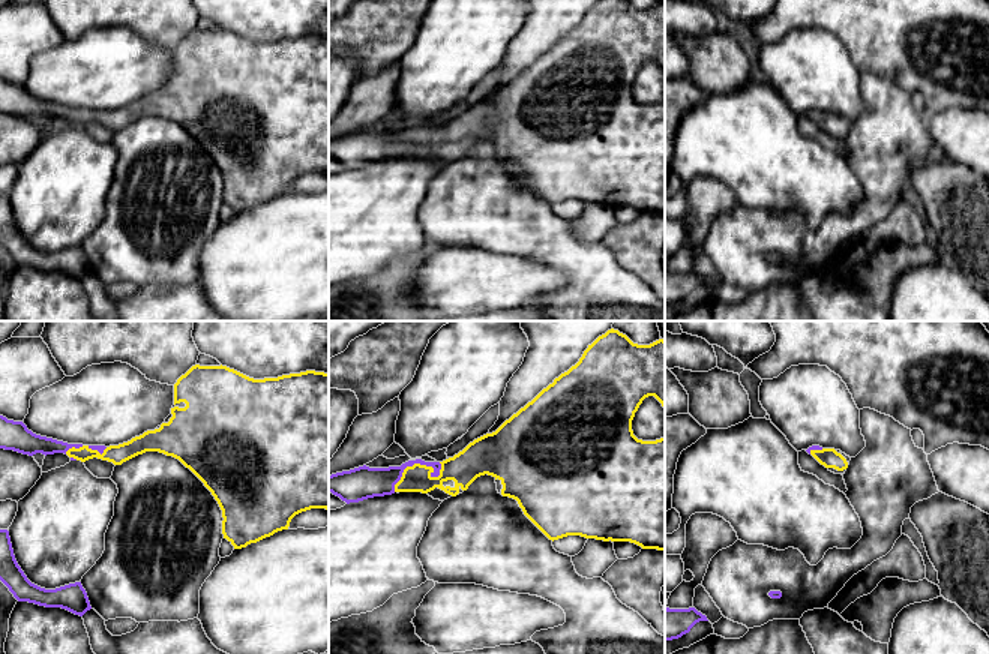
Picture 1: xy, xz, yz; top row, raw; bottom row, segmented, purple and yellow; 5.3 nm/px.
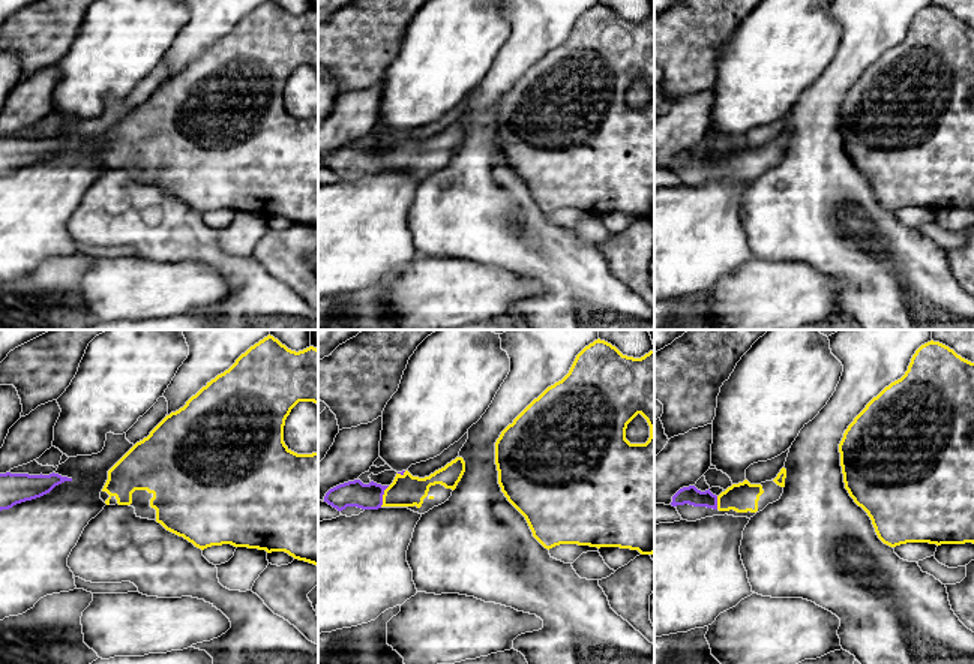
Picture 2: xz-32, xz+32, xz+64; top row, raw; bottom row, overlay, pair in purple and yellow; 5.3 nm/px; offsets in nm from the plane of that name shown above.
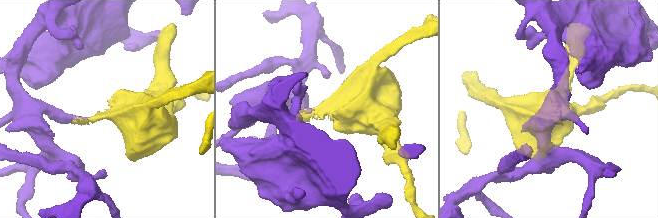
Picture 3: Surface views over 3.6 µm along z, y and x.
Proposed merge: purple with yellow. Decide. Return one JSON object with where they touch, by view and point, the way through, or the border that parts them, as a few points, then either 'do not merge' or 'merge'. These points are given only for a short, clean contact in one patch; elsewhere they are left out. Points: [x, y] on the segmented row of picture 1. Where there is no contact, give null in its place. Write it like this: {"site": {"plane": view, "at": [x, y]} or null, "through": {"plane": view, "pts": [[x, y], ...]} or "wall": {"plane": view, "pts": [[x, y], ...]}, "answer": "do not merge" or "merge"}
{"site": {"plane": "xz", "at": [419, 462]}, "through": {"plane": "xz", "pts": [[377, 482], [395, 479], [419, 462], [432, 476], [465, 467]]}, "answer": "merge"}

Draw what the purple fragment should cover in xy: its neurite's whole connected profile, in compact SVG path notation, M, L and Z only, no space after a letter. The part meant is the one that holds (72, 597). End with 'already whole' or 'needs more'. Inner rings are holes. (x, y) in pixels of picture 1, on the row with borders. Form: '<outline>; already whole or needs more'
M0 530L0 580L18 602L62 608L80 616L92 609L81 582L56 590L45 590L32 584L15 560L8 530Z; already whole

